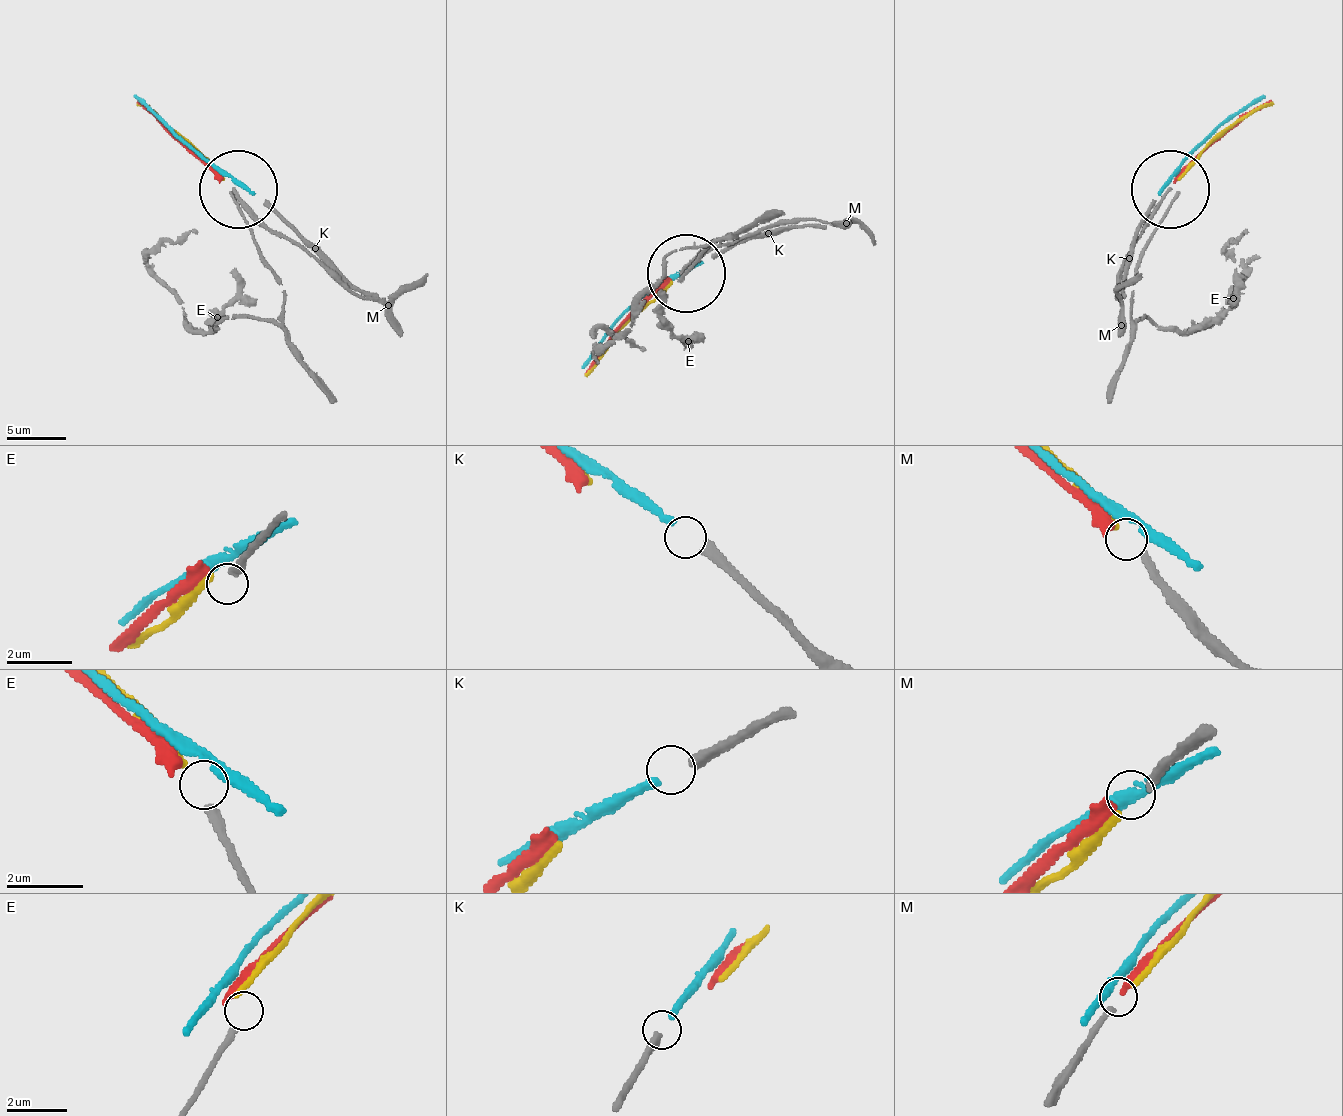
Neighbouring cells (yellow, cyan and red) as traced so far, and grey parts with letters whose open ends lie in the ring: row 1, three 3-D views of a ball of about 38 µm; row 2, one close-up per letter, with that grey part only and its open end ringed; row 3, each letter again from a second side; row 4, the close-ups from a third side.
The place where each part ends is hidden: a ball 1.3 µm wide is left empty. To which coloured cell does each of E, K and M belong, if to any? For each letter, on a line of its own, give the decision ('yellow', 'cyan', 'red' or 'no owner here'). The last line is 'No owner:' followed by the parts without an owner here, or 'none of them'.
E: no owner here
K: cyan
M: yellow
No owner: E

